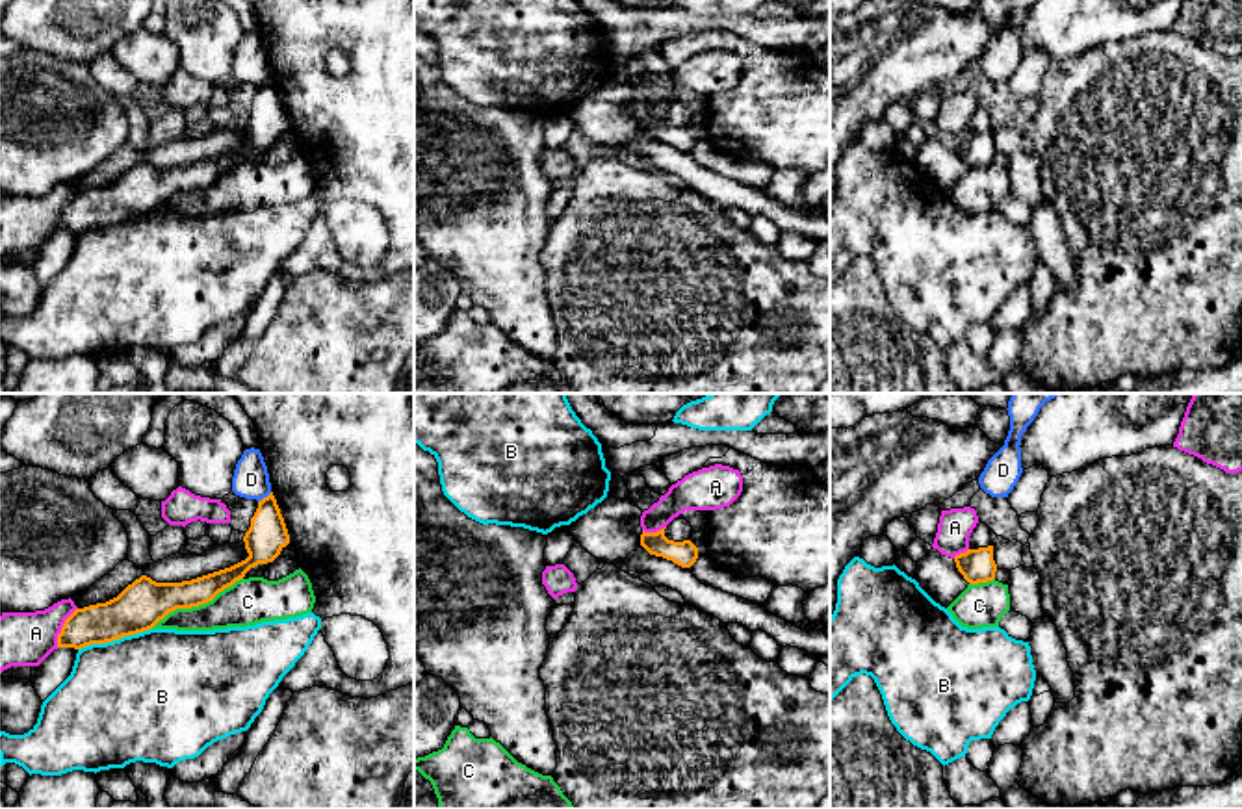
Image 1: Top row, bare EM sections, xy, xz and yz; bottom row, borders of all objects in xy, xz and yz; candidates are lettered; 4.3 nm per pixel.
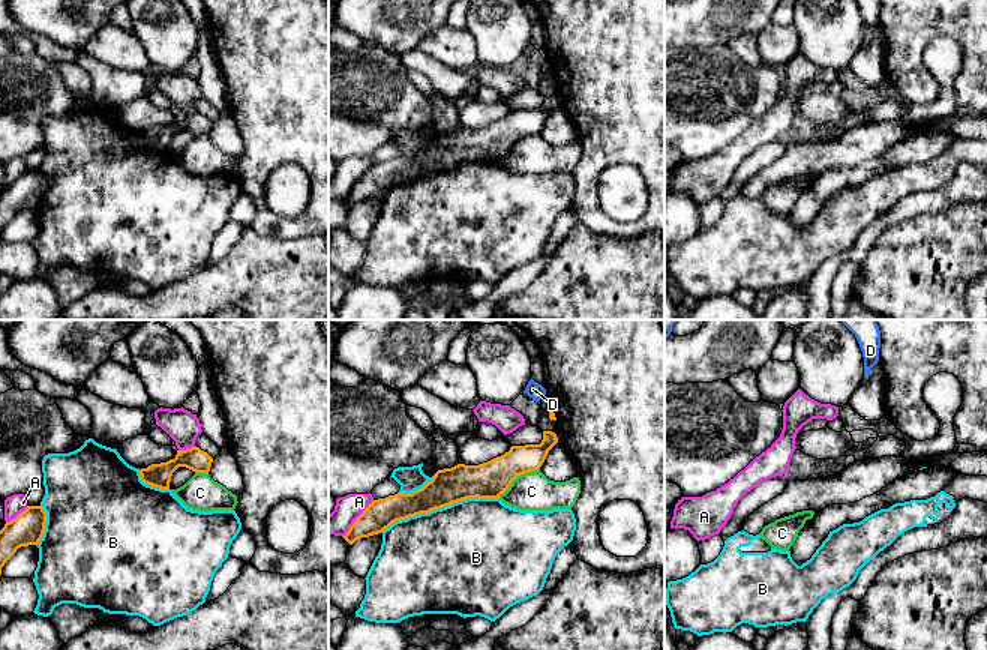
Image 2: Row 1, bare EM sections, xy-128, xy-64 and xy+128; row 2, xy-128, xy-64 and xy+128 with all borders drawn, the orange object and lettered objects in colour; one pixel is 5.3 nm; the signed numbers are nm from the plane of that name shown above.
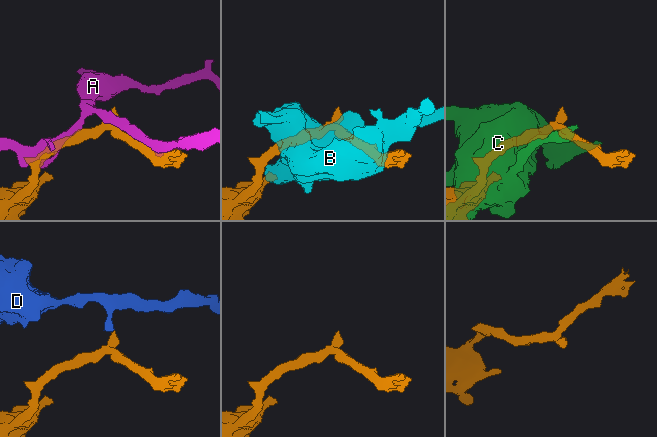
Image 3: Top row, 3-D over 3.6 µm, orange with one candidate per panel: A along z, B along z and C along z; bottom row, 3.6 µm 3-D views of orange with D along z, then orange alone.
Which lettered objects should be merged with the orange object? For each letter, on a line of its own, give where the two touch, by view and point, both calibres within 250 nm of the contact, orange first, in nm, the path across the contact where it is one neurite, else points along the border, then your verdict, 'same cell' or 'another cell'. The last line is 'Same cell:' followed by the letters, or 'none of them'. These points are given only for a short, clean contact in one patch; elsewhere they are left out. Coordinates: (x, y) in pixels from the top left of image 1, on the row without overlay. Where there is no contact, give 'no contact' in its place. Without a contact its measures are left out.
A: contact xy (62, 212); calibres 180 and 240 nm; another cell
B: contact xy (114, 223); calibres 200 and 480 nm; another cell
C: contact xy (195, 190); calibres 200 and 200 nm; another cell
D: contact xy (264, 82); calibres 170 and 160 nm; border xy (271, 77), (258, 86); another cell
Same cell: none of them

